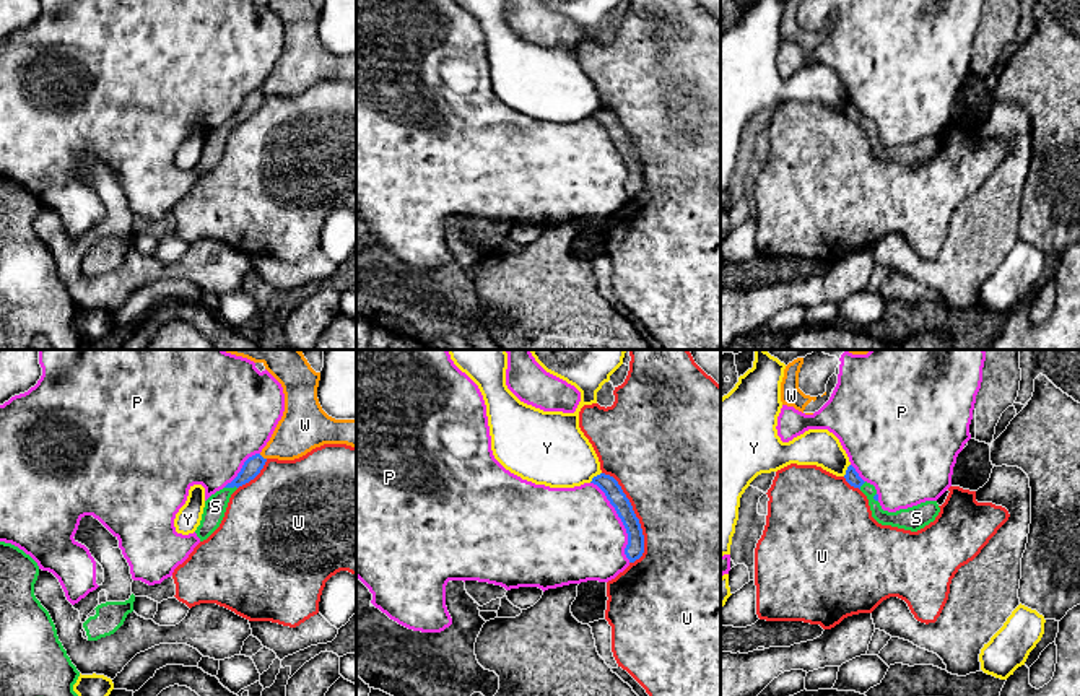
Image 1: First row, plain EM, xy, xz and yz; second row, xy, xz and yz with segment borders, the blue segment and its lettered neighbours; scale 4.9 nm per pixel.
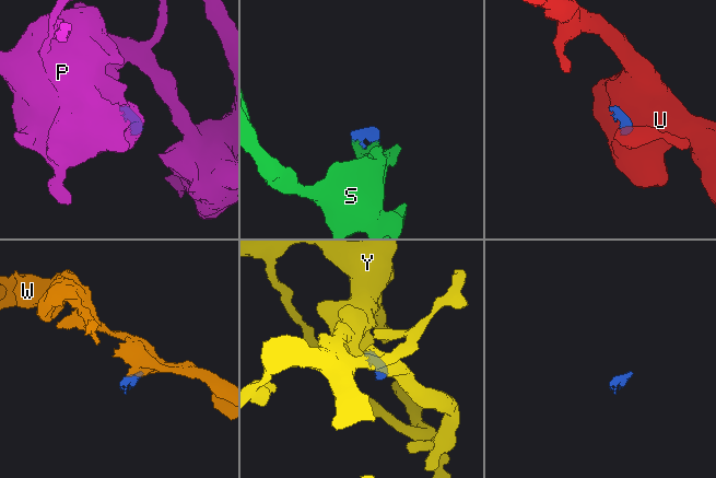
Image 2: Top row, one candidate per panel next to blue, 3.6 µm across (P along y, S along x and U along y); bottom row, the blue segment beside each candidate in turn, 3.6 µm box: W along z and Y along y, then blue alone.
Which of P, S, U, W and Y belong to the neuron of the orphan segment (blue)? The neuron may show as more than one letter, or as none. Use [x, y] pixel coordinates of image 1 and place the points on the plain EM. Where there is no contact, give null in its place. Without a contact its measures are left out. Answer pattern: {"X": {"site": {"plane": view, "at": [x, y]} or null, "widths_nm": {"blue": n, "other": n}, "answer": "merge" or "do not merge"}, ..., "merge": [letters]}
{"P": {"site": {"plane": "xz", "at": [622, 156]}, "widths_nm": {"blue": 90, "other": 460}, "answer": "do not merge"}, "S": {"site": {"plane": "xy", "at": [230, 122]}, "widths_nm": {"blue": 90, "other": 110}, "answer": "merge"}, "U": {"site": {"plane": "xz", "at": [635, 152]}, "widths_nm": {"blue": 90, "other": 480}, "answer": "do not merge"}, "W": {"site": {"plane": "xy", "at": [261, 91]}, "widths_nm": {"blue": 90, "other": 220}, "answer": "do not merge"}, "Y": {"site": {"plane": "xz", "at": [594, 113]}, "widths_nm": {"blue": 90, "other": 340}, "answer": "do not merge"}, "merge": ["S"]}

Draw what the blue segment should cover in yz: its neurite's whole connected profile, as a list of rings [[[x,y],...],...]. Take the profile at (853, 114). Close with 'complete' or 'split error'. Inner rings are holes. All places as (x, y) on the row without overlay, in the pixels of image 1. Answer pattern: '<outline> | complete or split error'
[[[852,101],[847,102],[844,114],[851,122],[859,124],[867,132],[872,153],[882,161],[917,167],[934,158],[940,148],[937,137],[925,137],[896,148],[883,146],[875,122],[864,117]]] | split error

